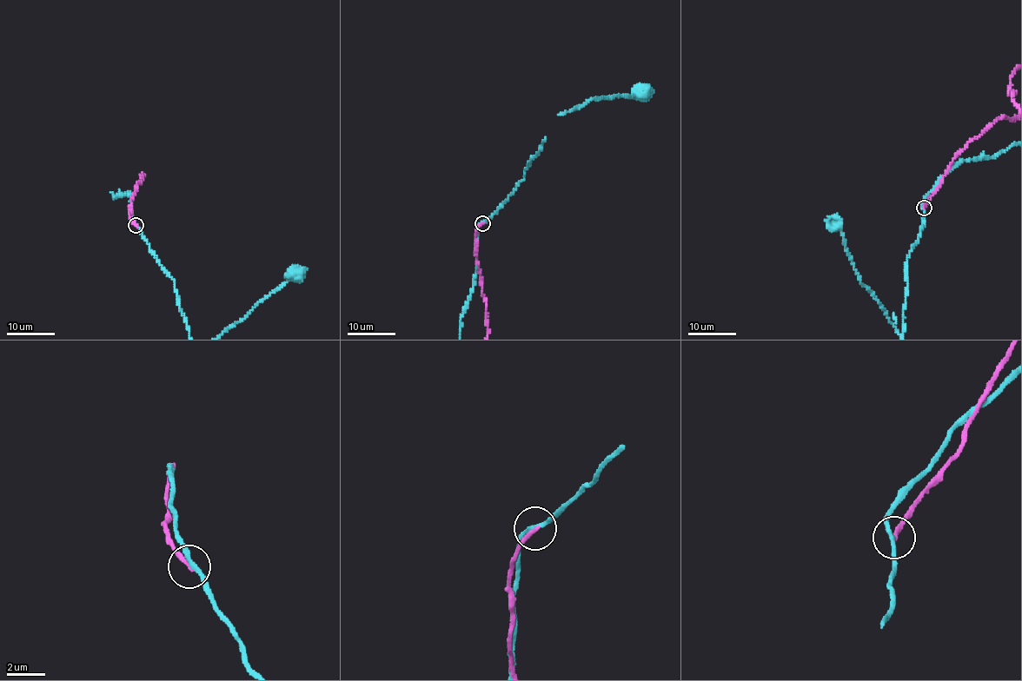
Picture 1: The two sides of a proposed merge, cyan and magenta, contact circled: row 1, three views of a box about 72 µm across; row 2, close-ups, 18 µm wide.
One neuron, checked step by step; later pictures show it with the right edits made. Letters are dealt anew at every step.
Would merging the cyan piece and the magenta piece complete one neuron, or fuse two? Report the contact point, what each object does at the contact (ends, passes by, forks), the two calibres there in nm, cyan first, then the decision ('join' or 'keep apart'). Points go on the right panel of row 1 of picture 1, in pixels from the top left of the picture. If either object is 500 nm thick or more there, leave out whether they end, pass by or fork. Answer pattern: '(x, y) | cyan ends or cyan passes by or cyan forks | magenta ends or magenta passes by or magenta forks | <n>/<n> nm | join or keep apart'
(924, 208) | cyan passes by | magenta ends | 200/220 nm | keep apart

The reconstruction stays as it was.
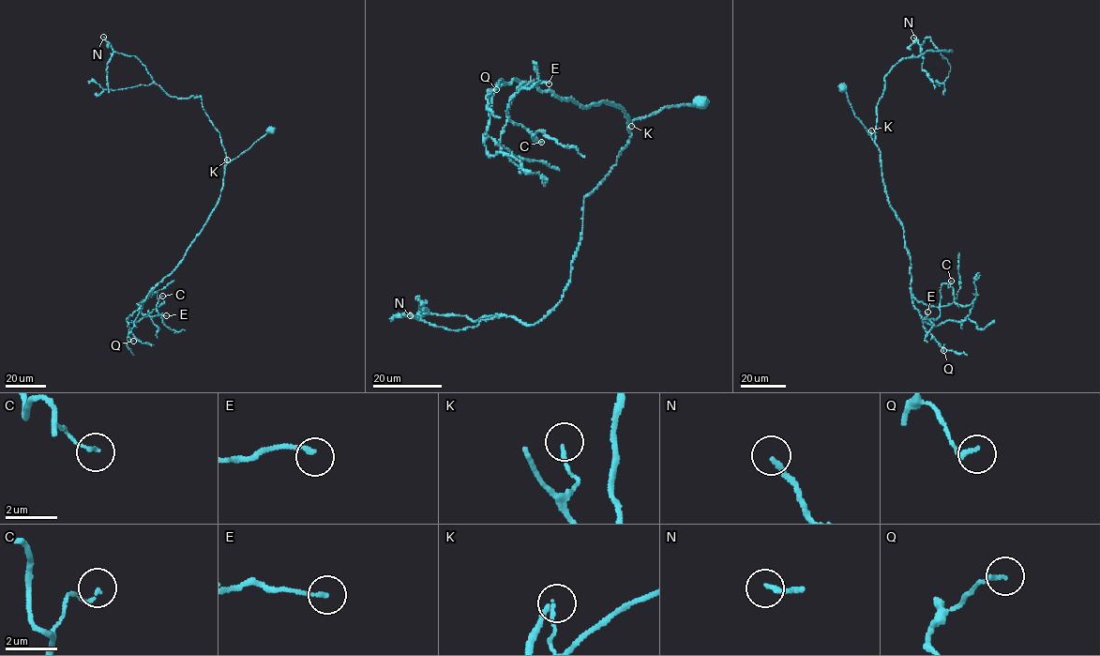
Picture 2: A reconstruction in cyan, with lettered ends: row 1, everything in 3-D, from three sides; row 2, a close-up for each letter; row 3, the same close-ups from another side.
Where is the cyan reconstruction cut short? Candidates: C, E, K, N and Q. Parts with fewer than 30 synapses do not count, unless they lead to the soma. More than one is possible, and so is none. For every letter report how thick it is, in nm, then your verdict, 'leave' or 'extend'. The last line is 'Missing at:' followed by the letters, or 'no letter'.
C: calibre 110 nm; leave
E: calibre 170 nm; leave
K: calibre 140 nm; leave
N: calibre 180 nm; extend
Q: calibre 160 nm; leave
Missing at: N

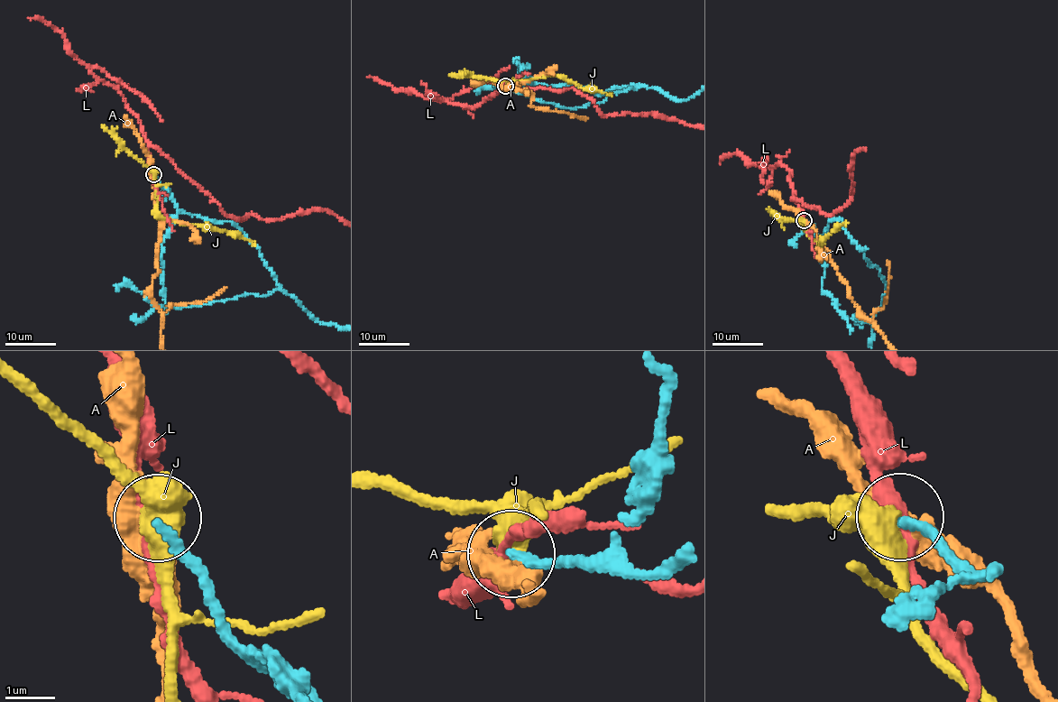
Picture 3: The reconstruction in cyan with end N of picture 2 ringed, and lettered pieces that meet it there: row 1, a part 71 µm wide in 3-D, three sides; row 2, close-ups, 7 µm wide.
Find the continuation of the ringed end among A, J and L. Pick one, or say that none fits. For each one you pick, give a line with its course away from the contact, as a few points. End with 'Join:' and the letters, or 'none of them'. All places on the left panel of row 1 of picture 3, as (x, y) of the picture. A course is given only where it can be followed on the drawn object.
Join: none of them

